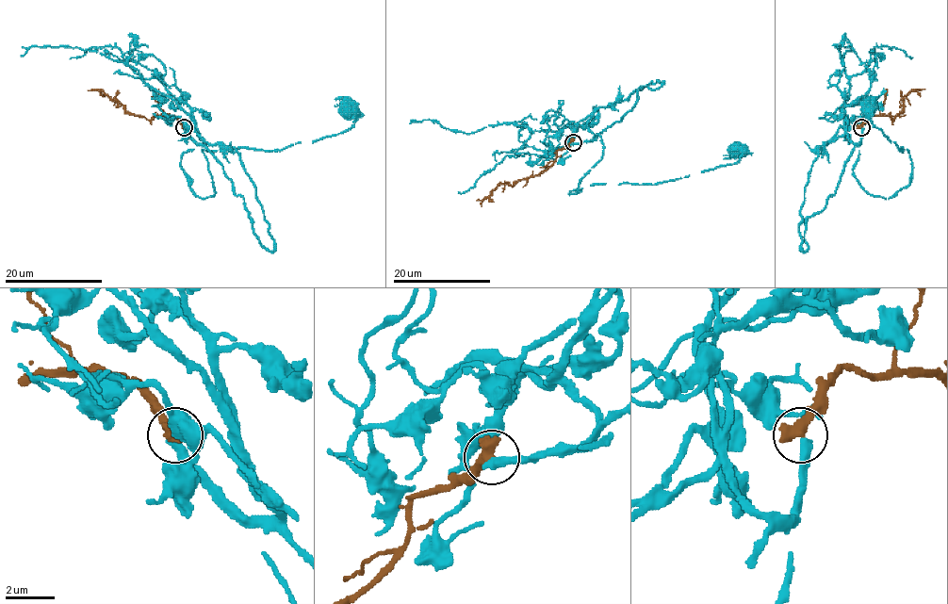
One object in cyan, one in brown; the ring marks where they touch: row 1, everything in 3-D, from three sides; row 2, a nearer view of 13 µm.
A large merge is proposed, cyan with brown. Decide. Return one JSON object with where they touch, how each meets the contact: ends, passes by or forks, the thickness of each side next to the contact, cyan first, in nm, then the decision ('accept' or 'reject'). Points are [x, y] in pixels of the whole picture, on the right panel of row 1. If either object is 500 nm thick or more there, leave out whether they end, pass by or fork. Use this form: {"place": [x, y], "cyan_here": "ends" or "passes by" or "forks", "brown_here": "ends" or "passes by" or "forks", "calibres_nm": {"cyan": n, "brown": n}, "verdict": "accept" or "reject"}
{"place": [861, 127], "calibres_nm": {"cyan": 360, "brown": 550}, "verdict": "reject"}

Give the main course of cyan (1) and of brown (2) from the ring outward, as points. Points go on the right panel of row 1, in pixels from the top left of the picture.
1: (861, 128), (853, 170), (857, 181), (865, 190), (891, 198), (910, 182), (911, 158), (862, 112), (867, 107)
2: (861, 127), (869, 115), (887, 115), (893, 120), (903, 109), (903, 99), (911, 91), (924, 89)

